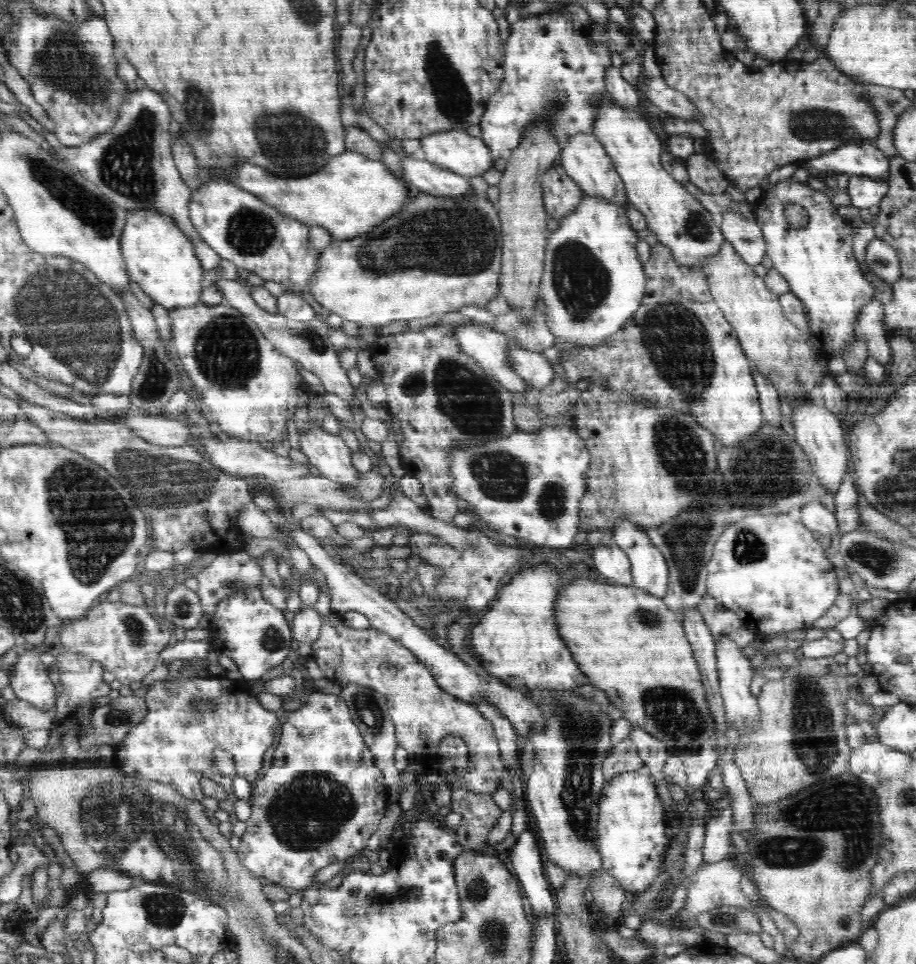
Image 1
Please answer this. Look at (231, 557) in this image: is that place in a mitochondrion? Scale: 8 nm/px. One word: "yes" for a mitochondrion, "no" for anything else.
no

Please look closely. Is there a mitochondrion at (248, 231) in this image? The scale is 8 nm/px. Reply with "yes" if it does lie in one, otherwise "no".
yes

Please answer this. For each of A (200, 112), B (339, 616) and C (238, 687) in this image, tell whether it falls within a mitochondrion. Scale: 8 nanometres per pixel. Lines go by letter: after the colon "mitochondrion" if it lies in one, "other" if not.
A: mitochondrion
B: other
C: other

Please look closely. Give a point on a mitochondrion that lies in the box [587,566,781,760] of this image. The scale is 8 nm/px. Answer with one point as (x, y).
(674, 714)

